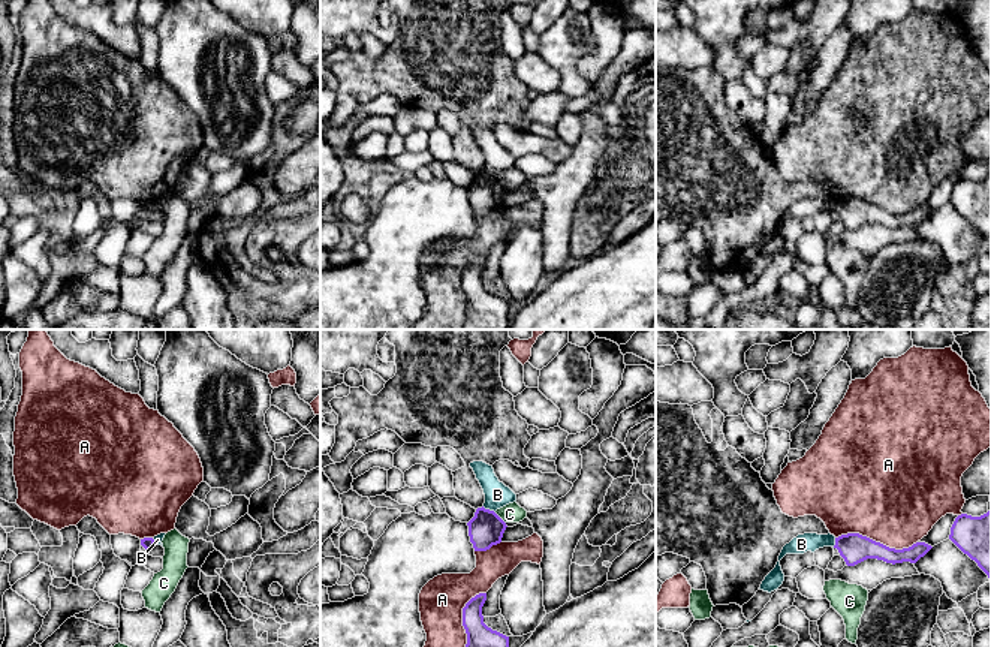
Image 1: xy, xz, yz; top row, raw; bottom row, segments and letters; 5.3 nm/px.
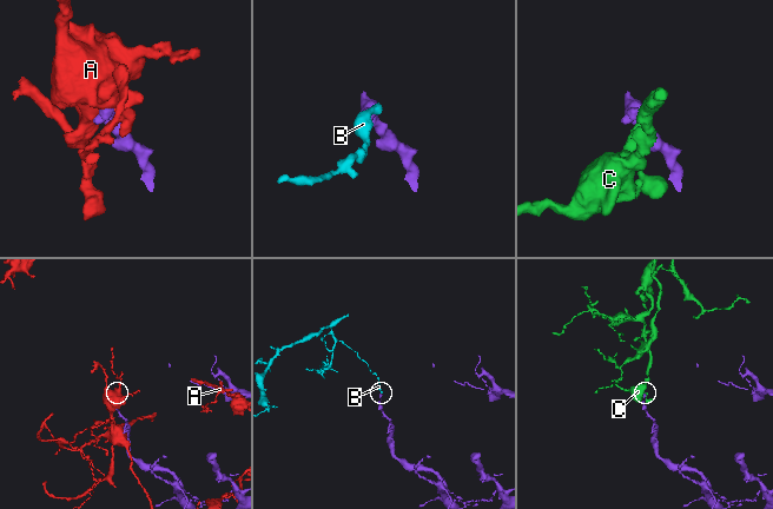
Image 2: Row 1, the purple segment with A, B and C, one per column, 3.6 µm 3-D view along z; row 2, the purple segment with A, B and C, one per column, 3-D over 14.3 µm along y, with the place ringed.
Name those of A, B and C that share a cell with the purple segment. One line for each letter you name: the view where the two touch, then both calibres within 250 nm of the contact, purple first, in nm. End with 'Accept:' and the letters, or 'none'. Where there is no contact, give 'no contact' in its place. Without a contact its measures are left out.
Accept: none

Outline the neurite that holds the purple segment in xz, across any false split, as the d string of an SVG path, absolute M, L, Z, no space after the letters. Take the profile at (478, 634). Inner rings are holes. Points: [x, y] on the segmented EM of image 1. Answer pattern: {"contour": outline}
{"contour": "M479 593L463 608L463 626L467 634L466 647L509 647L509 637L484 623L482 607L485 601L487 593Z"}

